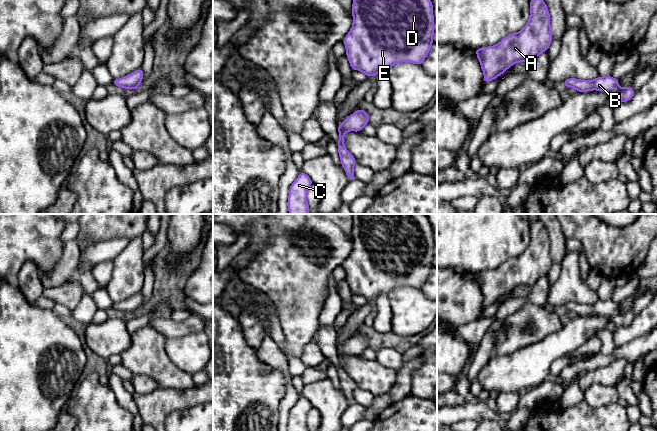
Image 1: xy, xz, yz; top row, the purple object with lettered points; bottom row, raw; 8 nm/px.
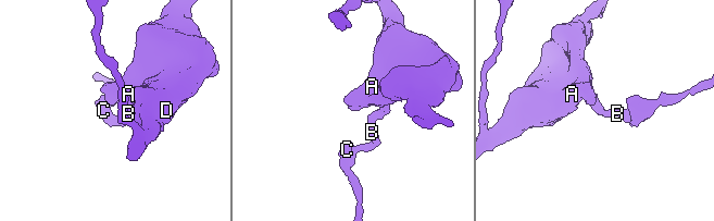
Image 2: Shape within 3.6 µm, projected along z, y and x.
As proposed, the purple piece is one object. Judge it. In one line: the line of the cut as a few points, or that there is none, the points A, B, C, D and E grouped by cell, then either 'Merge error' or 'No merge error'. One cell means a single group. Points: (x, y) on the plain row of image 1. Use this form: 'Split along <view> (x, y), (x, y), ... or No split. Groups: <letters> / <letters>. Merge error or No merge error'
No split. Groups: A B C D E. No merge error

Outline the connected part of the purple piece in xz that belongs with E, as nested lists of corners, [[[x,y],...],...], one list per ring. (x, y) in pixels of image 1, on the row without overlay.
[[[352,214],[353,249],[342,264],[346,271],[346,280],[352,294],[359,294],[367,301],[376,301],[381,294],[399,286],[422,289],[434,267],[433,228],[425,214]]]

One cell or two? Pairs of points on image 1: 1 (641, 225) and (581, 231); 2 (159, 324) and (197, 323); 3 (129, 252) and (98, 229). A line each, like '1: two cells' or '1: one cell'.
1: one cell
2: one cell
3: two cells

